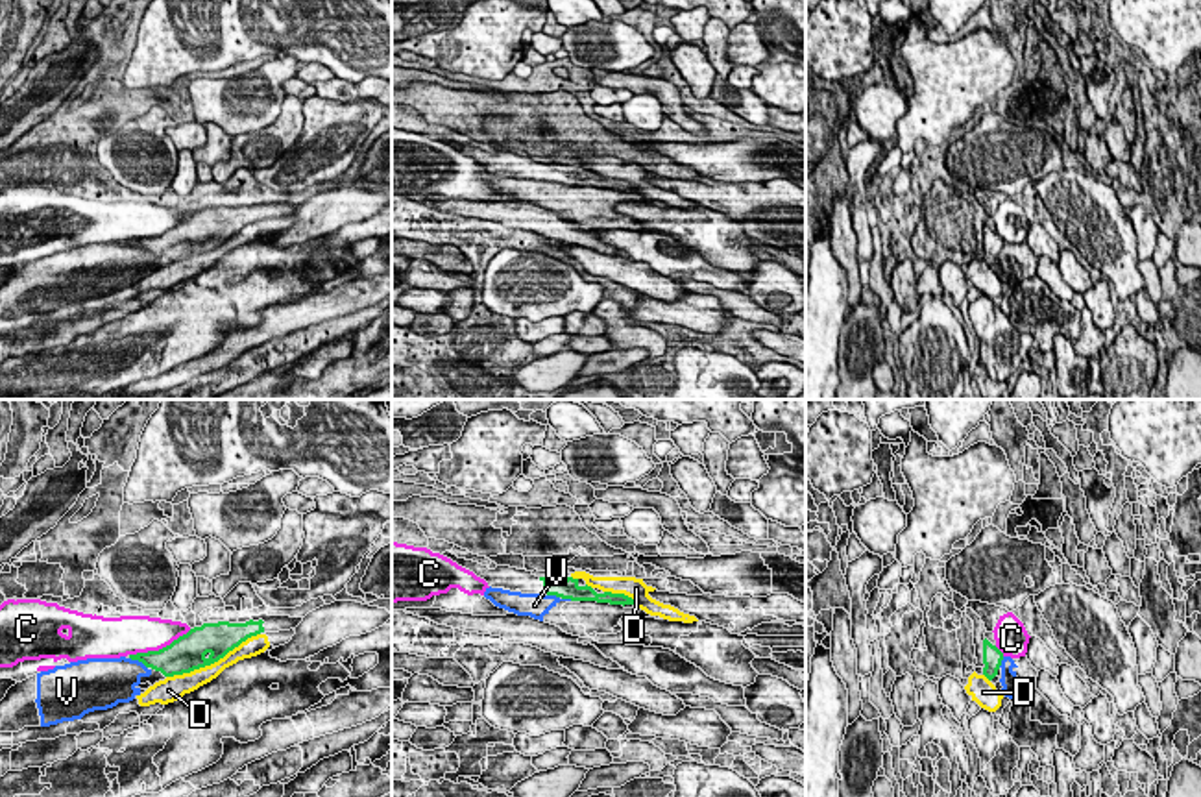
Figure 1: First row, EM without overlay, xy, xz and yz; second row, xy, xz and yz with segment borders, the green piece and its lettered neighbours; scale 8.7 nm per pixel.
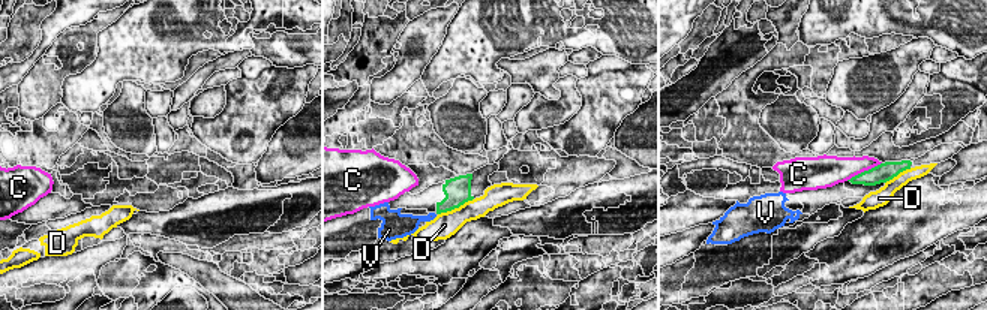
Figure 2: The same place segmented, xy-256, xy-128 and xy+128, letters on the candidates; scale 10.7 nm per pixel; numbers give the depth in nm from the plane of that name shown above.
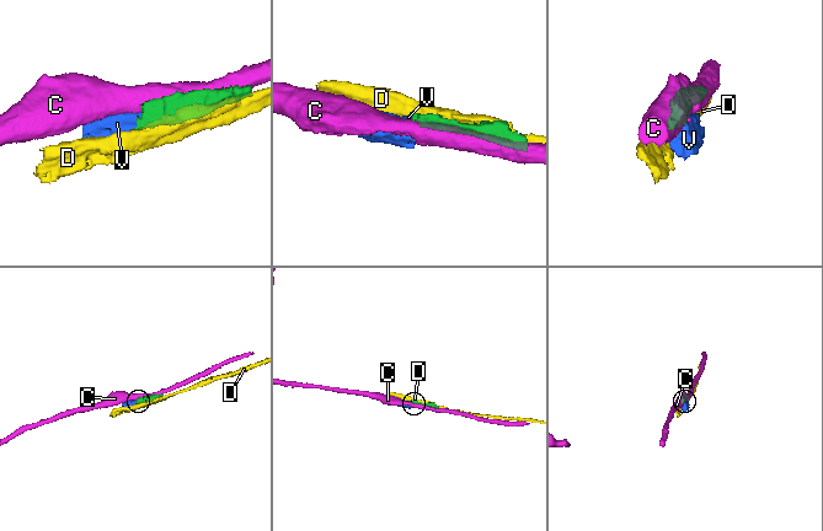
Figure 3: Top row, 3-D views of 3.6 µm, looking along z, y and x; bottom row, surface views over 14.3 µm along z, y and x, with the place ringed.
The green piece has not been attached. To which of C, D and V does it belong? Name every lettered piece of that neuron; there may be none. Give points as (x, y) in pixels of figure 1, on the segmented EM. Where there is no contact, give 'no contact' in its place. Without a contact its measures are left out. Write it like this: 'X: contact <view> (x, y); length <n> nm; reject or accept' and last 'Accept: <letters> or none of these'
C: contact xy (159, 649); length 600 nm; reject
D: contact xy (213, 662); length 900 nm; reject
V: contact xy (139, 661); length 190 nm; reject
Accept: none of these

